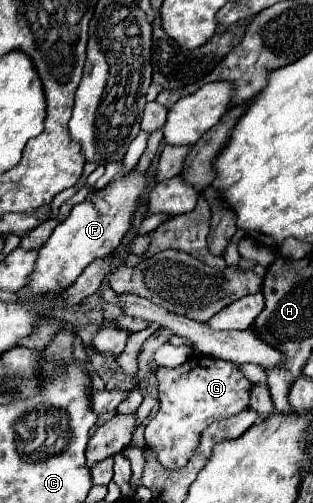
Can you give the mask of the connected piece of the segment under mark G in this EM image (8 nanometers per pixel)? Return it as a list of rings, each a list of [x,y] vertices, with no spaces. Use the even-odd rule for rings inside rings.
[[[192,355],[176,369],[158,367],[156,371],[160,409],[144,429],[146,447],[156,455],[158,463],[166,469],[182,469],[194,455],[202,431],[226,417],[236,415],[248,407],[250,381],[240,373],[238,365],[206,355]]]

